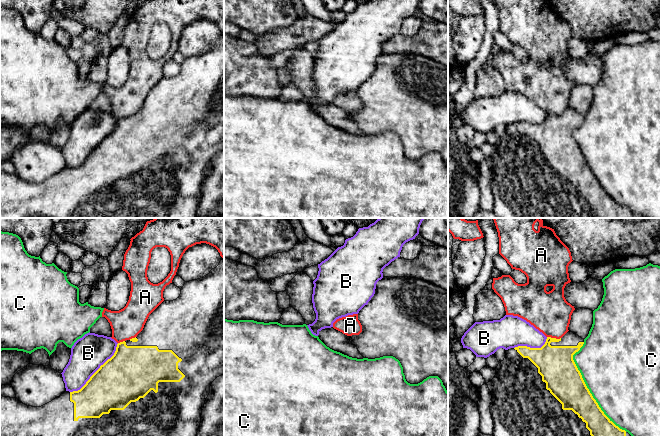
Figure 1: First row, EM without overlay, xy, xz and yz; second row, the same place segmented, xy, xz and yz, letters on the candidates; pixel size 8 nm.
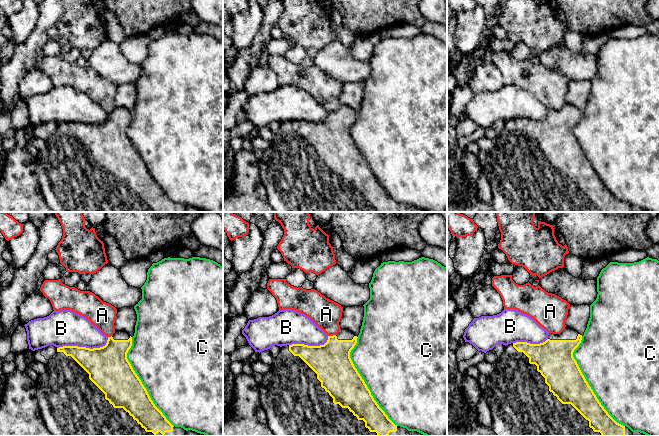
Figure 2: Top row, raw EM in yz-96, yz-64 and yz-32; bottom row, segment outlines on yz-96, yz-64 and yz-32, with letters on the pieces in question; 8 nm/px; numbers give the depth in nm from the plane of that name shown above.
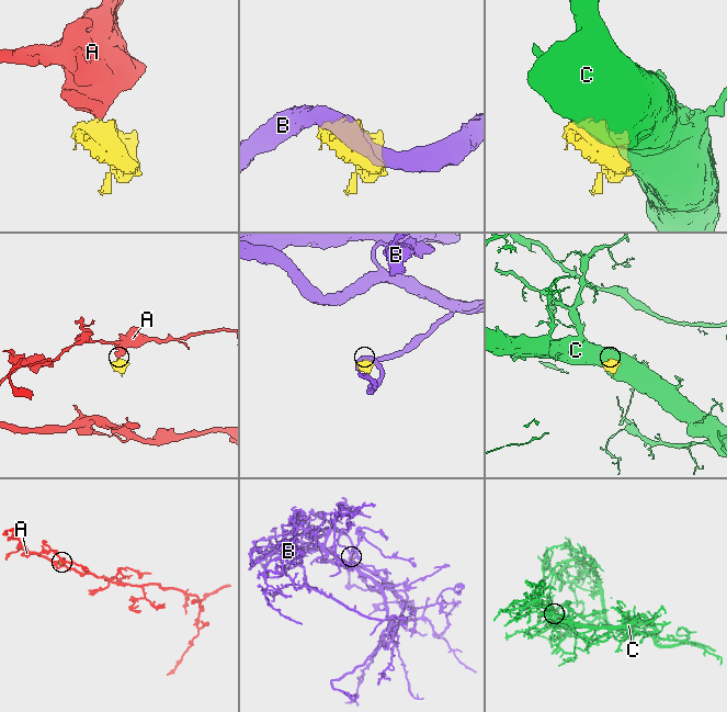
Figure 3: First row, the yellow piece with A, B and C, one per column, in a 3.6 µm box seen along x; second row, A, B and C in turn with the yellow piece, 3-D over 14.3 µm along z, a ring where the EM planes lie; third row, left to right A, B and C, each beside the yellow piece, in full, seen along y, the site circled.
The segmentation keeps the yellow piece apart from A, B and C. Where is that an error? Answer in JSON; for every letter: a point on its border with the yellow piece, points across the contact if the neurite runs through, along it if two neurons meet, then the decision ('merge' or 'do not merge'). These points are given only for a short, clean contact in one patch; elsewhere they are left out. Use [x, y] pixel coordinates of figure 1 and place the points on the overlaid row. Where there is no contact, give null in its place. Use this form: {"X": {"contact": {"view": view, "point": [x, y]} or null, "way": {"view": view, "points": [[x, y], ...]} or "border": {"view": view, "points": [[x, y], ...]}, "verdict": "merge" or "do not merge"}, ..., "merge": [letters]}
{"A": {"contact": {"view": "yz", "point": [554, 338]}, "border": {"view": "yz", "points": [[547, 336], [560, 338]]}, "verdict": "do not merge"}, "B": {"contact": {"view": "xy", "point": [97, 370]}, "verdict": "do not merge"}, "C": {"contact": {"view": "yz", "point": [588, 389]}, "verdict": "do not merge"}, "merge": []}

